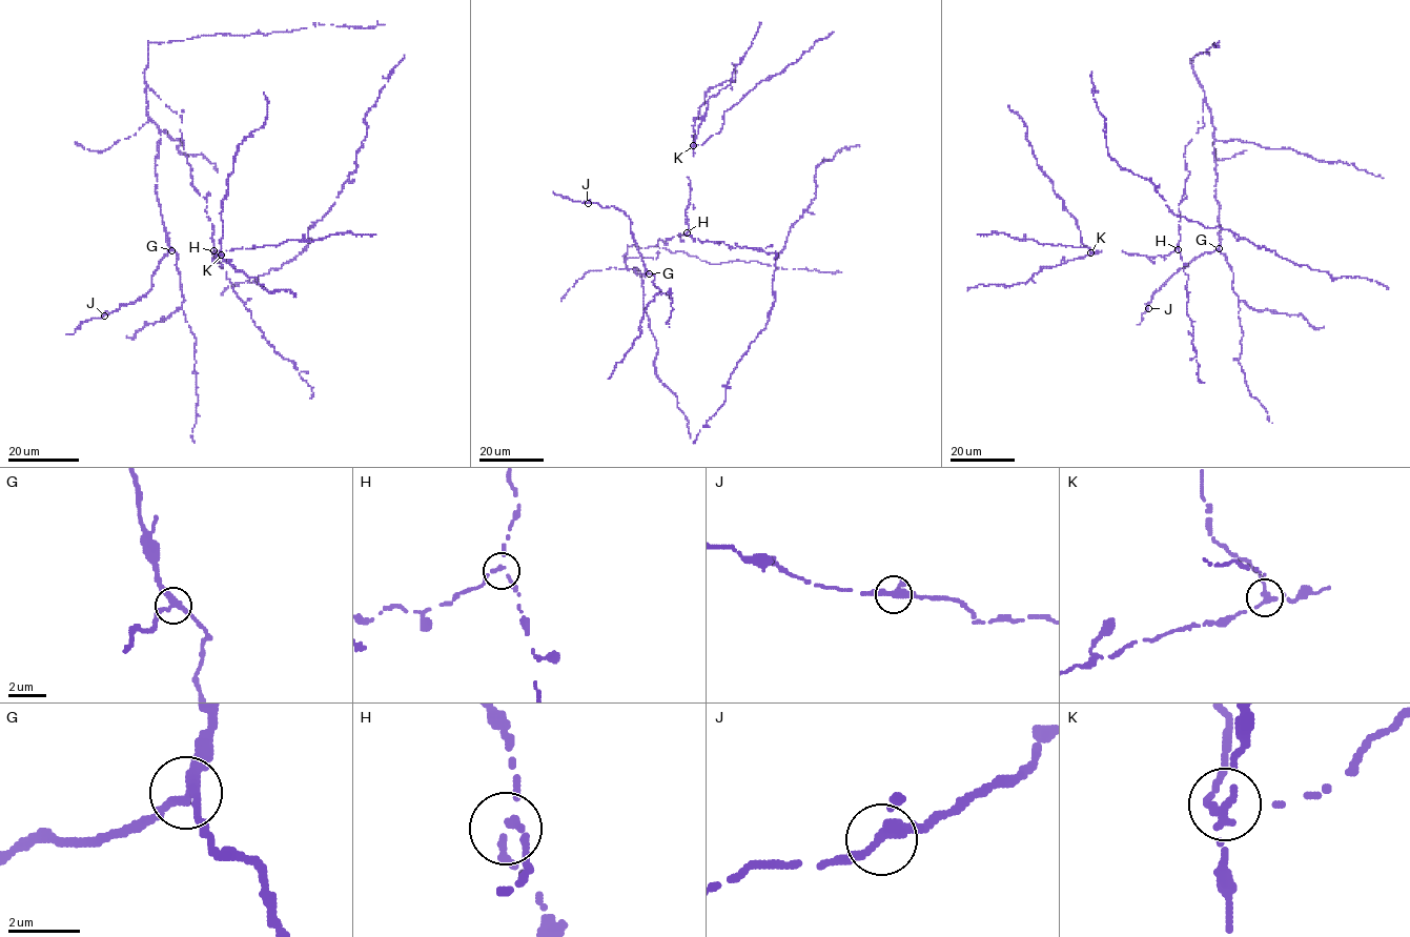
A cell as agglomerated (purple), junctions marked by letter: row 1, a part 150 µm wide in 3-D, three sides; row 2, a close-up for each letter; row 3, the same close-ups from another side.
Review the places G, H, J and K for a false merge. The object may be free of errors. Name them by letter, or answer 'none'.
K

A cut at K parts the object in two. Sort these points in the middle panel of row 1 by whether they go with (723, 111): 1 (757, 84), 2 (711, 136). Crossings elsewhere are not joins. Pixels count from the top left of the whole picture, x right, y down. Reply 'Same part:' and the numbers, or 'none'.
Same part: 1, 2

